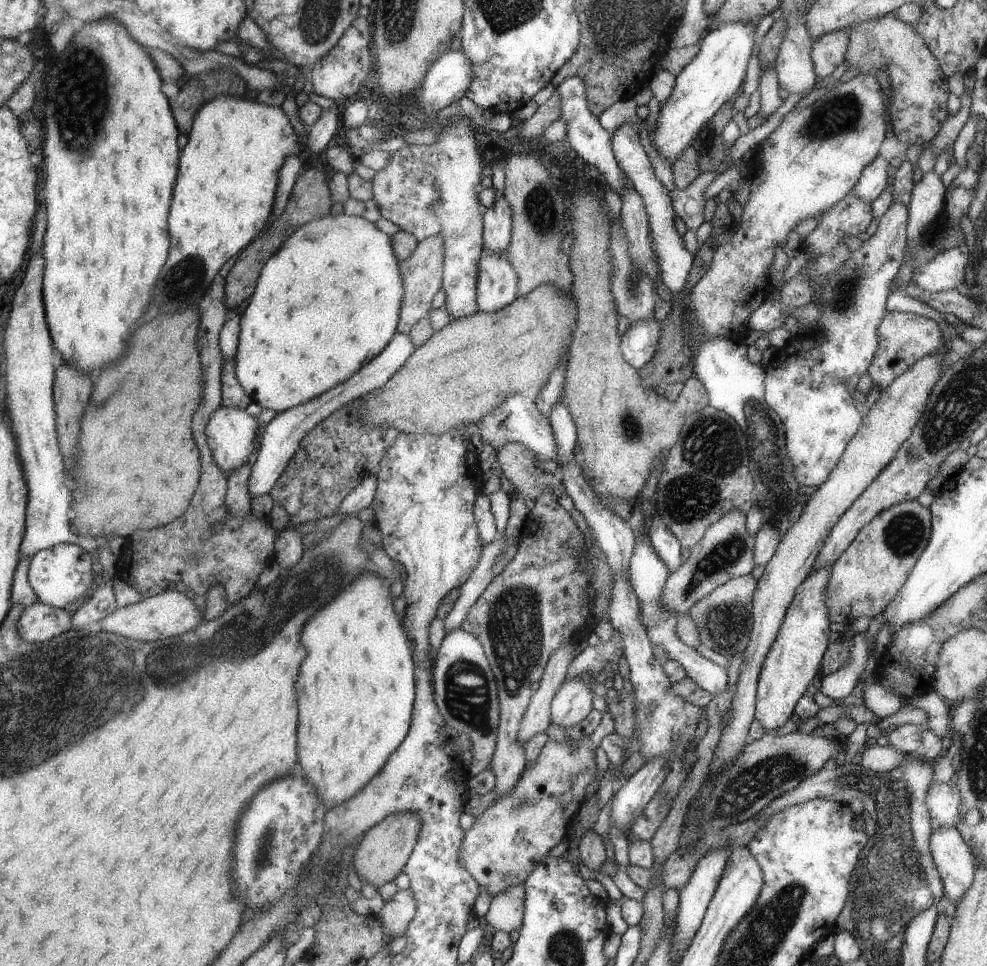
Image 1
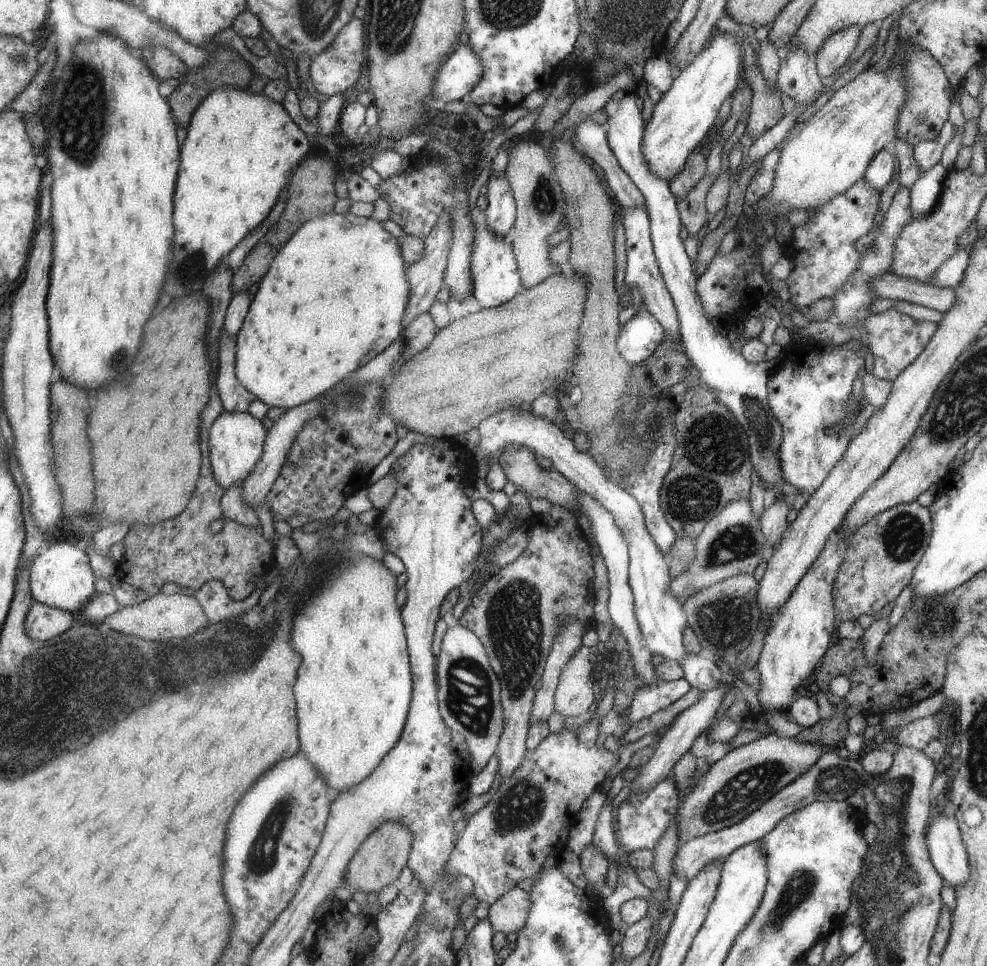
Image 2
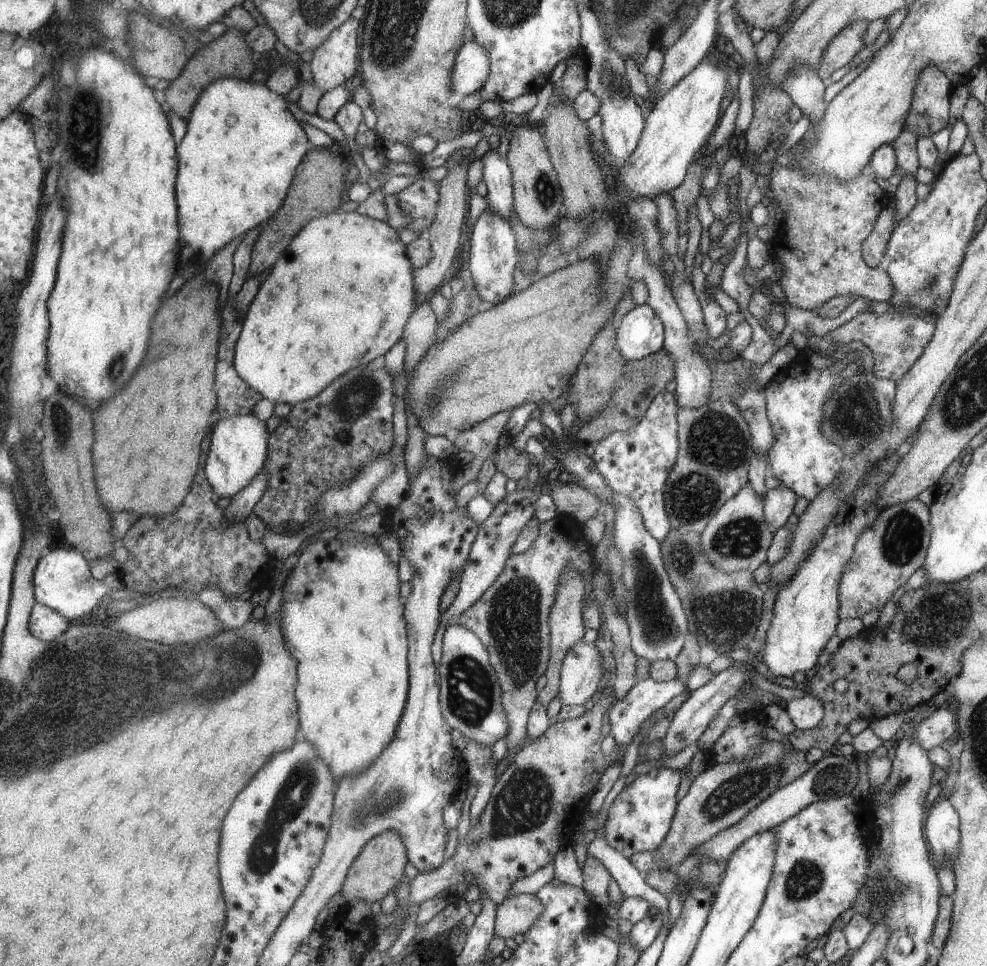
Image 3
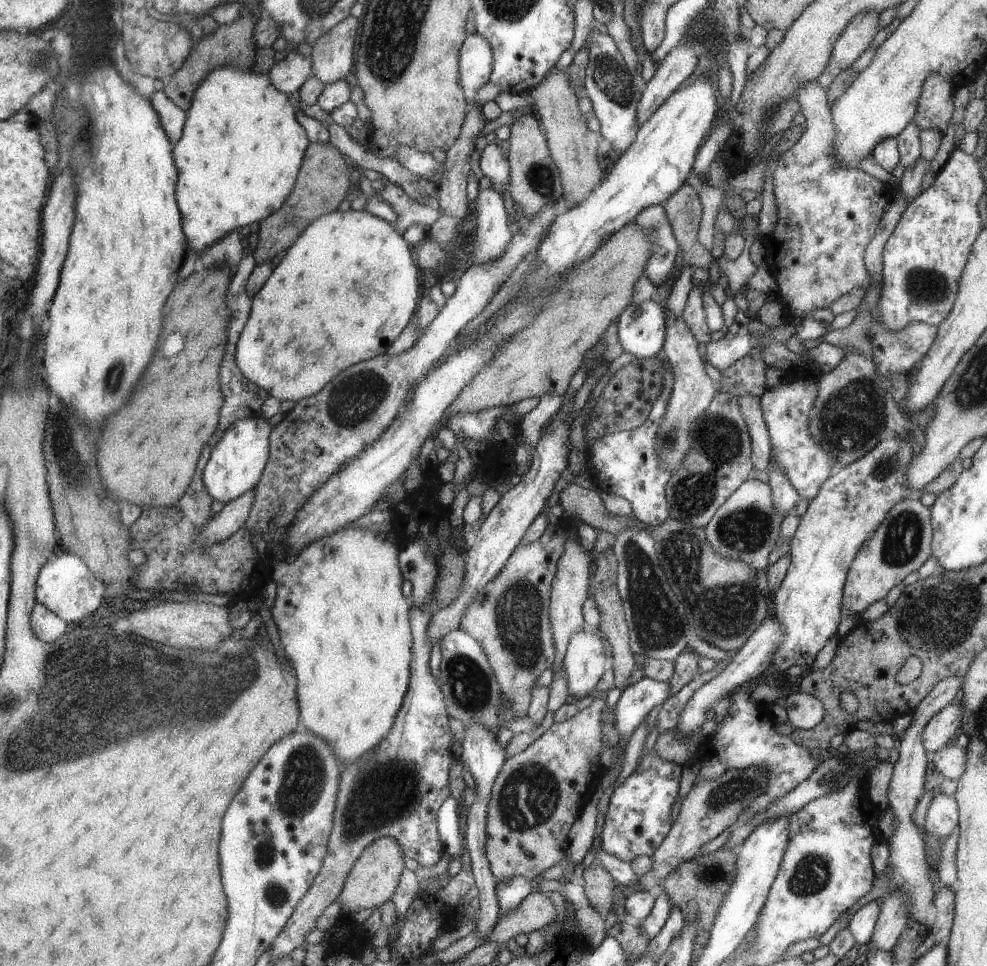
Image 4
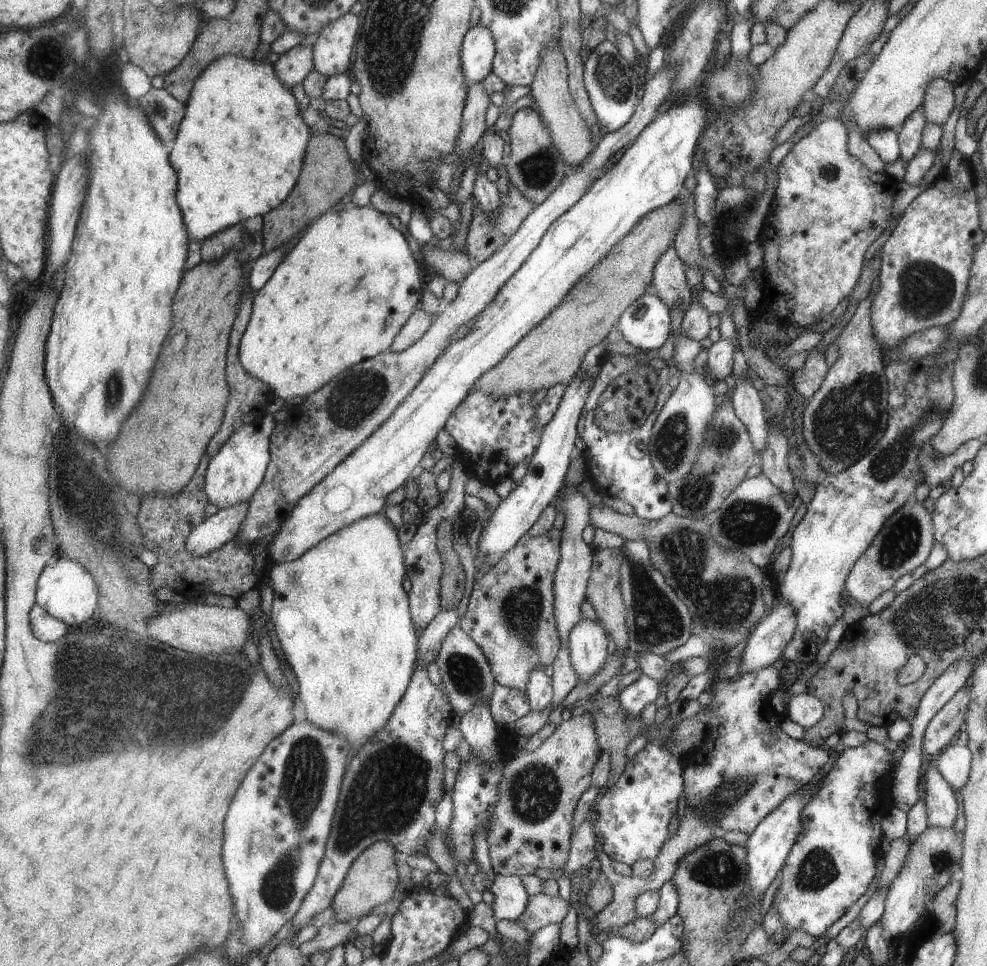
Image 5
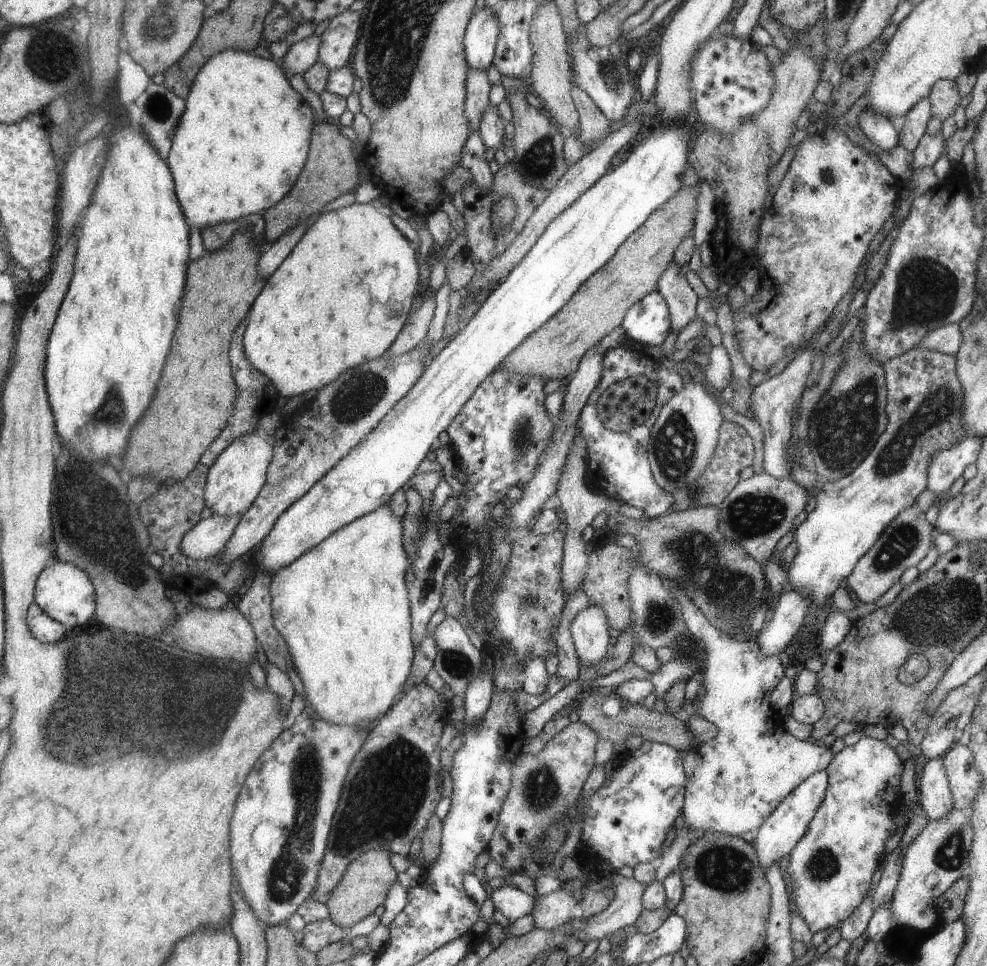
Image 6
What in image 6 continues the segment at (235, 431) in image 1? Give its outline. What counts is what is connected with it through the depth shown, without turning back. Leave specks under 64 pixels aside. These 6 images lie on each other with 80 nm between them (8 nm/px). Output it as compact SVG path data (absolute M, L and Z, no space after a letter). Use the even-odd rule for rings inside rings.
M277 408L265 413L255 427L254 433L243 435L241 439L235 440L219 455L214 466L210 467L204 495L206 506L215 515L243 516L254 506L255 499L266 482L266 468L274 456L273 445L267 442L267 434L273 433L282 421L283 416Z

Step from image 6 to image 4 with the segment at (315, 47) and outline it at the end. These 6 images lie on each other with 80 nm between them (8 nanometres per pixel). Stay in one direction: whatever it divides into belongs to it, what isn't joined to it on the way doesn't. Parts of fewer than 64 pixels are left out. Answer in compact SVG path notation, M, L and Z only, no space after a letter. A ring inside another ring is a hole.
M297 51L289 52L282 60L274 62L268 71L271 84L286 95L298 90L310 75L310 57Z

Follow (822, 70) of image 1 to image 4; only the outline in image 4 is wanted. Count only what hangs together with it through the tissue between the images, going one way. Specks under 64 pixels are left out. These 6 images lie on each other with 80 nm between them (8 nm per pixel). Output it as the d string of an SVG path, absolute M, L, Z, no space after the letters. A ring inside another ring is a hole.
M869 10L869 12L859 12L846 24L846 29L838 40L835 40L834 48L831 48L826 68L823 68L823 72L816 79L817 84L827 89L829 84L834 83L833 78L838 76L841 70L847 69L857 56L866 51L877 32L877 20L879 20L877 12Z

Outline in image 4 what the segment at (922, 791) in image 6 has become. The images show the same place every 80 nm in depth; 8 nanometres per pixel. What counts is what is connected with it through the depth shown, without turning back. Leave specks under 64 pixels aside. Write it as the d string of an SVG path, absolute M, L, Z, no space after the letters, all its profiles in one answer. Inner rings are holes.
M937 786L932 791L933 798L923 820L923 830L929 838L943 843L955 826L958 826L958 804L955 804L952 795L938 792Z

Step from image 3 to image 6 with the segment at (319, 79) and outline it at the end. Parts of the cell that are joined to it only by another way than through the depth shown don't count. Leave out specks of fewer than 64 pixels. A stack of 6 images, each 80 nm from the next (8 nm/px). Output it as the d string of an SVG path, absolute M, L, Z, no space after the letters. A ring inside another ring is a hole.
M345 11L335 15L320 34L317 63L328 70L349 66L351 50L356 46L359 11Z

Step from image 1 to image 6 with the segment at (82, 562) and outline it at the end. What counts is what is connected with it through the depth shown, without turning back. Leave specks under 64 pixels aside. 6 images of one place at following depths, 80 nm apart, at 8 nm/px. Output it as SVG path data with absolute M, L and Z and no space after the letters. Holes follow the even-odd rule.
M55 559L39 577L36 584L35 603L39 604L51 618L67 625L70 630L94 618L98 607L96 586L83 569L74 564Z

